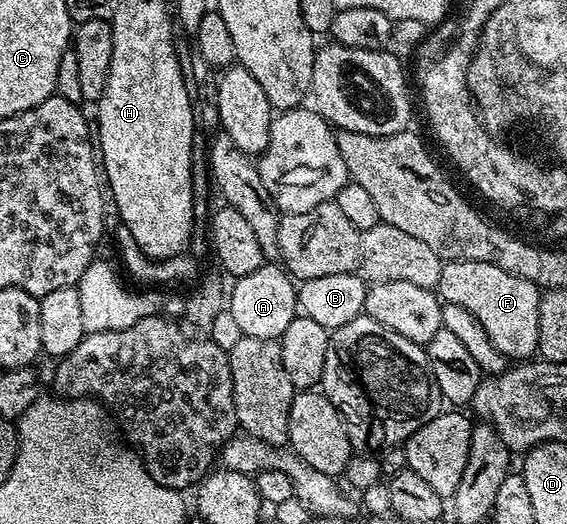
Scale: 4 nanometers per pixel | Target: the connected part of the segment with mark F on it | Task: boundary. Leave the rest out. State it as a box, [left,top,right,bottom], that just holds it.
[437,261,540,360]

